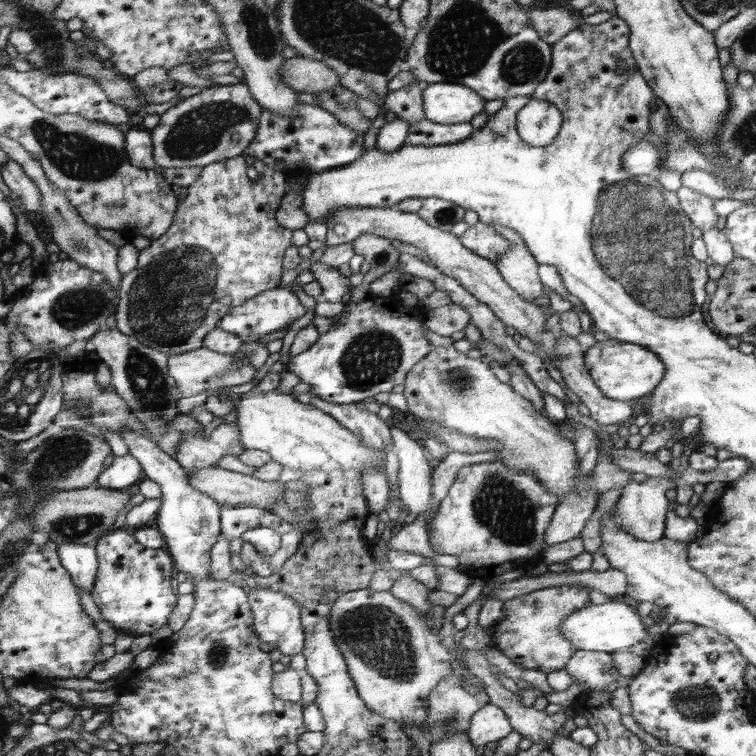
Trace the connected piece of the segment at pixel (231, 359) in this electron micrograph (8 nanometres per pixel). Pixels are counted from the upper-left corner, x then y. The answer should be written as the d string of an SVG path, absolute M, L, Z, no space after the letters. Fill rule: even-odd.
M203 346L182 354L168 355L167 366L170 376L176 381L184 397L200 394L202 390L209 390L209 395L218 395L220 386L228 386L236 391L250 386L254 374L258 371L247 360L237 360L235 354L218 354Z

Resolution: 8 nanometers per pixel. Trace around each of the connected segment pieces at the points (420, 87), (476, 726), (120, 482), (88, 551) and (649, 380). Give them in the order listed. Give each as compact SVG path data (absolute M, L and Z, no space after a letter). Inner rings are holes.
M413 76L414 82L404 88L390 92L383 102L384 108L403 118L409 125L416 124L419 120L426 119L423 107L423 90L427 87Z
M489 703L473 716L467 735L472 744L484 747L488 742L502 740L512 731L504 711Z
M130 453L116 457L110 466L99 474L96 486L105 489L134 490L144 474L140 463Z
M62 543L57 544L63 567L71 573L76 586L91 593L98 570L97 552L93 544Z
M607 339L597 341L584 353L585 364L596 386L610 398L619 401L634 401L646 398L662 382L666 375L666 365L651 349L641 344Z

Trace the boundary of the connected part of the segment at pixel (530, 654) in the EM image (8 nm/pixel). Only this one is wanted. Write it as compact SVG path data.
M576 585L552 586L505 600L502 605L504 619L488 631L489 635L494 637L499 652L525 669L542 671L546 676L552 671L566 670L577 650L570 639L560 634L560 627L573 612L590 605L590 591Z

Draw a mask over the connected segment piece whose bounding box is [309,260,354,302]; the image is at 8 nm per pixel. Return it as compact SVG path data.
M322 261L312 262L309 270L314 275L315 282L322 287L320 300L342 302L342 298L350 294L354 288L350 283L350 278L346 278L337 268L328 266Z

